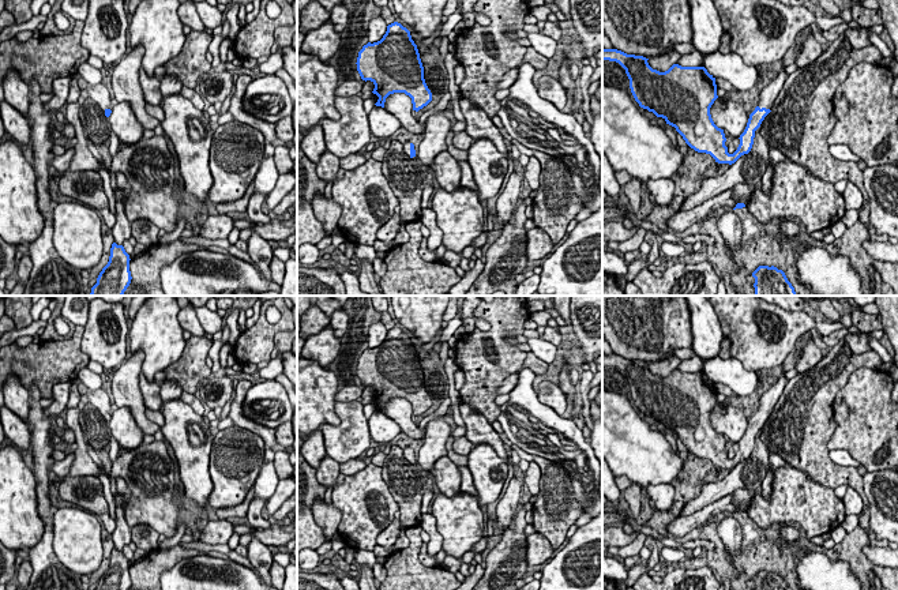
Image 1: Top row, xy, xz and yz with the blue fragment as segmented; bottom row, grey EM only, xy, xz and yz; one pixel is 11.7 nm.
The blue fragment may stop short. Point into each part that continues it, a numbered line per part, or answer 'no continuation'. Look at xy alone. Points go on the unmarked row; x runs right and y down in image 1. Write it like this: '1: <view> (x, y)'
1: xy (98, 398)

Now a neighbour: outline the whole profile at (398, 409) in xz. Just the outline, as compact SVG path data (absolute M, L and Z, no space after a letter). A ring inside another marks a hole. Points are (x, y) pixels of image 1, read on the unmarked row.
M405 398L390 399L386 403L384 414L392 418L401 426L402 432L416 441L420 441L424 436L421 428L412 420L412 403Z

